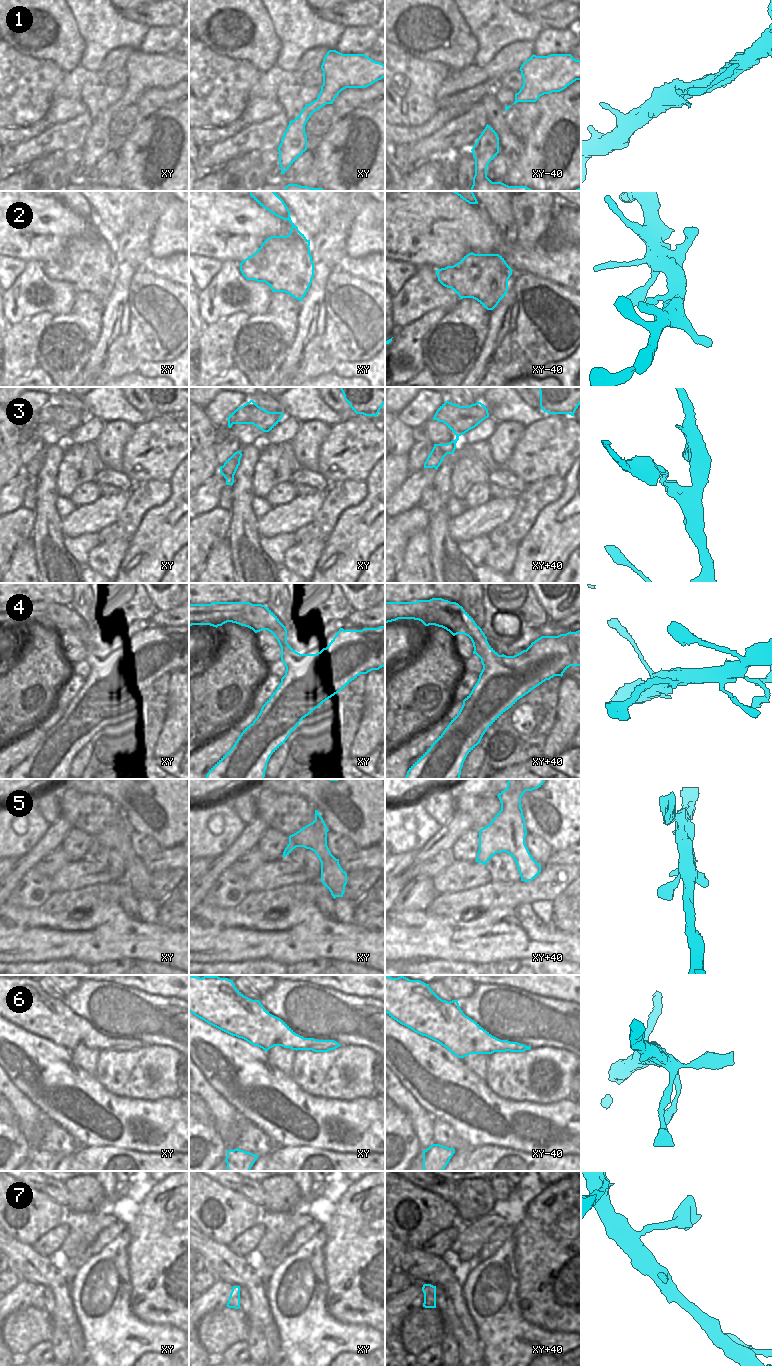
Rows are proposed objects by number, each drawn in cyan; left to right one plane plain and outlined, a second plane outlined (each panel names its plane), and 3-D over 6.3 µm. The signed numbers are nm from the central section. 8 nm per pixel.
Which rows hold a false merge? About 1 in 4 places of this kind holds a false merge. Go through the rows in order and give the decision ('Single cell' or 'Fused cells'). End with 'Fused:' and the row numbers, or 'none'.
1: Fused cells
2: Single cell
3: Fused cells
4: Single cell
5: Single cell
6: Single cell
7: Single cell
Fused: 1, 3

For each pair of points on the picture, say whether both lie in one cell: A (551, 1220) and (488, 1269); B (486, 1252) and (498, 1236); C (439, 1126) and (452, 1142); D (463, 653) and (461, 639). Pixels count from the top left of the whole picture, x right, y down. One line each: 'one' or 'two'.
A: two
B: one
C: one
D: one

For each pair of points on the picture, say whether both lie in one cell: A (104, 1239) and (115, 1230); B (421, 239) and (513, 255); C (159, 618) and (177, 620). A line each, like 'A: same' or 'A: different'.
A: same
B: same
C: same

